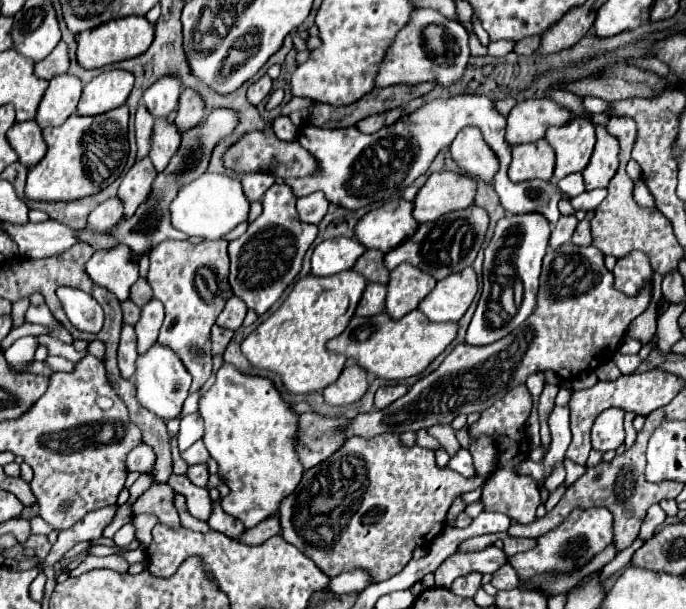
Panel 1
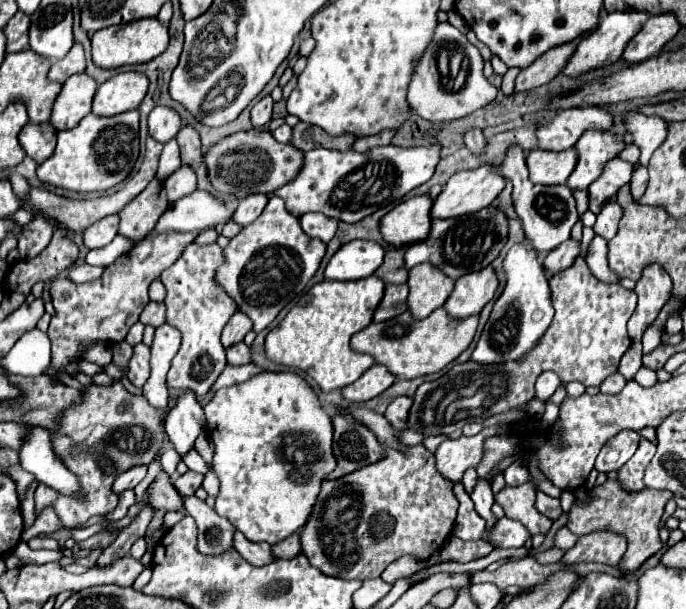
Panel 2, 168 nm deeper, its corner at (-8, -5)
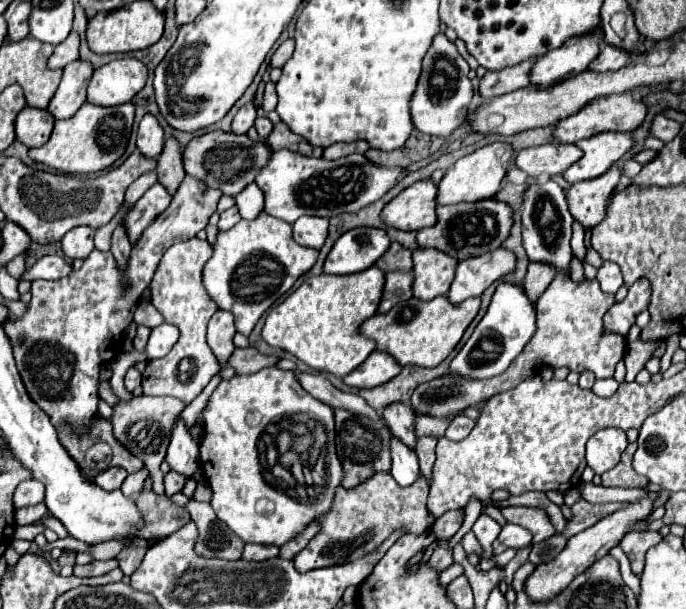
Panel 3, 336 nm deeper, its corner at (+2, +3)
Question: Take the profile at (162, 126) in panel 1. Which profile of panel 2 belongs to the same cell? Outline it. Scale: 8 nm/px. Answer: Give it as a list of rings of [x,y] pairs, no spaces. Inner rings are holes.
[[[181,167],[163,183],[163,187],[167,191],[169,203],[175,203],[177,199],[183,199],[183,195],[189,195],[197,189],[195,171],[191,167]]]

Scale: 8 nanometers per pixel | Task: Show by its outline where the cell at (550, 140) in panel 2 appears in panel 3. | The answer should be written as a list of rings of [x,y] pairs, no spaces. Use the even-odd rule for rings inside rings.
[[[629,93],[593,99],[589,105],[581,107],[581,111],[569,115],[567,119],[557,121],[551,137],[553,137],[553,143],[577,143],[579,139],[591,137],[601,131],[633,131],[635,127],[639,127],[643,123],[645,113],[647,113],[645,103],[633,99]]]

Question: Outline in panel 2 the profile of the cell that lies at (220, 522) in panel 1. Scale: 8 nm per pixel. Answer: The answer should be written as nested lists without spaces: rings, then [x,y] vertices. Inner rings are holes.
[[[239,531],[235,533],[235,549],[239,551],[239,555],[243,555],[243,559],[247,559],[247,563],[251,563],[255,567],[263,567],[263,565],[275,561],[271,545],[267,545],[267,543],[251,543]]]

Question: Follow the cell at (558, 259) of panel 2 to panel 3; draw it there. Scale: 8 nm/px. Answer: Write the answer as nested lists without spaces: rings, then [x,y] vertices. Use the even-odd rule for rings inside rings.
[[[529,263],[523,287],[527,297],[531,299],[531,303],[535,303],[537,295],[541,295],[541,291],[545,291],[545,287],[551,283],[555,275],[555,267],[549,263]]]

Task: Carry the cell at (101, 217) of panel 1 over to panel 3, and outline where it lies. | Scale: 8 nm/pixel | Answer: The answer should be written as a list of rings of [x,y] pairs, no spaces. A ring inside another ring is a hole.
[[[75,227],[71,231],[65,233],[65,237],[61,239],[61,245],[63,245],[63,251],[65,255],[75,261],[75,259],[85,259],[89,255],[89,251],[93,251],[93,237],[95,237],[95,231],[93,227]]]

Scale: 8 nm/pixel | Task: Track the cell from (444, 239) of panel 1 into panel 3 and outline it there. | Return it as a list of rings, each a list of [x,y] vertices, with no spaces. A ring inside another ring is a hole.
[[[497,199],[447,205],[447,207],[437,207],[437,223],[433,227],[417,231],[417,243],[421,249],[433,247],[461,261],[501,247],[501,243],[507,239],[511,231],[511,225],[513,225],[511,207]]]

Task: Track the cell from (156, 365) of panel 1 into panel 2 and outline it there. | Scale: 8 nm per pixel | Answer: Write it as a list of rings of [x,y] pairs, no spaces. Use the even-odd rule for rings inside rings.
[[[193,393],[181,395],[177,405],[169,411],[165,419],[165,431],[173,449],[183,459],[191,449],[195,439],[205,431],[205,415],[203,407],[195,401]]]

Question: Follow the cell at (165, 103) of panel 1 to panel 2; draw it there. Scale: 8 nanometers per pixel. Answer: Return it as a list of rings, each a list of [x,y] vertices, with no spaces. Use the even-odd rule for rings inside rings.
[[[155,107],[149,115],[149,135],[159,141],[159,143],[167,143],[171,141],[177,131],[181,129],[181,119],[177,115],[177,111],[169,109],[169,107]]]

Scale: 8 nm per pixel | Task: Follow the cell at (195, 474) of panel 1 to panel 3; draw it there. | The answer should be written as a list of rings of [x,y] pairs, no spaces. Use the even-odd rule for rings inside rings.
[[[169,471],[169,473],[165,475],[165,495],[167,495],[167,497],[171,497],[173,493],[181,491],[181,489],[183,489],[183,485],[185,485],[185,481],[187,481],[187,477],[185,477],[185,475],[175,473],[175,471]]]

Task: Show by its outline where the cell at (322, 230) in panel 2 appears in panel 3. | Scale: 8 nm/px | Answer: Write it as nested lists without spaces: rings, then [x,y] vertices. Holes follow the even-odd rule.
[[[303,215],[301,219],[297,219],[293,223],[293,239],[299,245],[313,247],[313,249],[321,249],[323,241],[327,237],[327,227],[329,227],[329,219]]]

